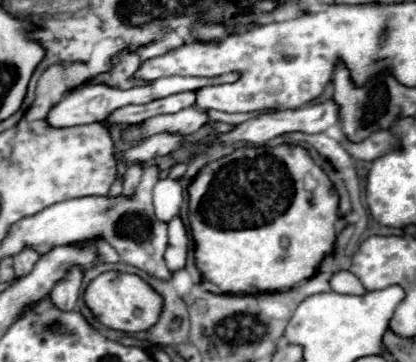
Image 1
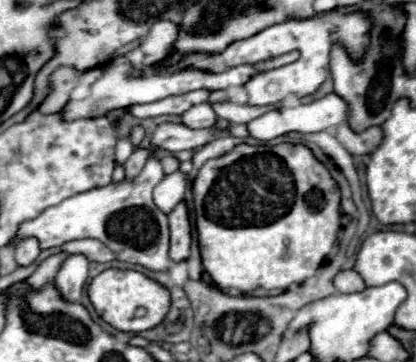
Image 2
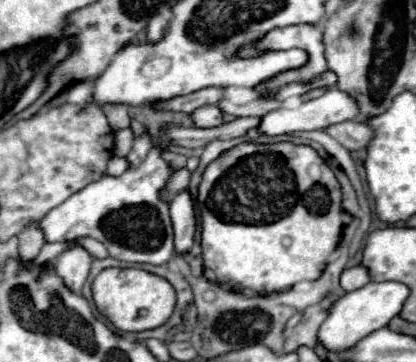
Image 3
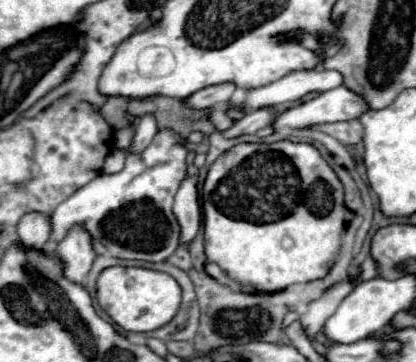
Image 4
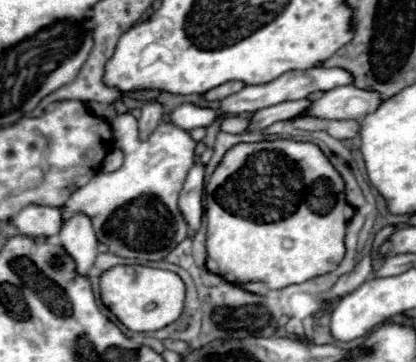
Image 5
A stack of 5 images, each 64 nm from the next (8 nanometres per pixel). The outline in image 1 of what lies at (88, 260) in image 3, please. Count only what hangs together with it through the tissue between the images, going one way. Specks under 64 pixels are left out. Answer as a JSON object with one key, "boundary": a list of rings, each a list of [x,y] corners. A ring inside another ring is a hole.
{"boundary":[[[72,266],[66,272],[66,276],[54,284],[54,288],[50,292],[52,300],[56,300],[56,304],[60,304],[60,308],[74,310],[76,308],[76,302],[80,298],[82,278],[84,278],[84,270],[78,268],[78,266]]]}

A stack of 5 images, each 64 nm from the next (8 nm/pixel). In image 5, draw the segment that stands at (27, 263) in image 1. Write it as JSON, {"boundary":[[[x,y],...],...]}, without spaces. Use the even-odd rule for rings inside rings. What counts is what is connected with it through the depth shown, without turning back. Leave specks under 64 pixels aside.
{"boundary":[[[28,204],[24,206],[14,224],[20,234],[24,236],[54,236],[62,228],[62,208],[60,206],[38,206]]]}

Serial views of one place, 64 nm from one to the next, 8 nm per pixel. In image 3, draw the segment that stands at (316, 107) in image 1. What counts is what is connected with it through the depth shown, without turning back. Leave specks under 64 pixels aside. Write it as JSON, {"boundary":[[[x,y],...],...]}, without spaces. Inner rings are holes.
{"boundary":[[[330,88],[320,98],[314,98],[310,102],[304,102],[304,104],[300,104],[294,110],[278,108],[278,110],[266,114],[262,118],[260,130],[266,136],[278,136],[278,134],[288,134],[288,132],[298,132],[298,130],[324,130],[324,128],[328,128],[332,124],[346,122],[346,120],[354,120],[358,114],[360,114],[360,110],[358,110],[358,104],[356,104],[356,100],[352,96],[348,96],[344,90]]]}

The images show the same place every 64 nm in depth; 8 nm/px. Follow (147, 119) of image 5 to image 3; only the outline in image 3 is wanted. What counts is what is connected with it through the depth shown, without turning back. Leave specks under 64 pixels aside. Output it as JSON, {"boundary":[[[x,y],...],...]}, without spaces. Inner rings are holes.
{"boundary":[[[144,128],[144,132],[134,138],[132,150],[130,150],[130,154],[126,156],[126,158],[128,158],[128,164],[130,164],[130,166],[140,164],[140,160],[144,160],[144,156],[148,154],[150,148],[152,148],[152,136],[150,136],[148,128]]]}

